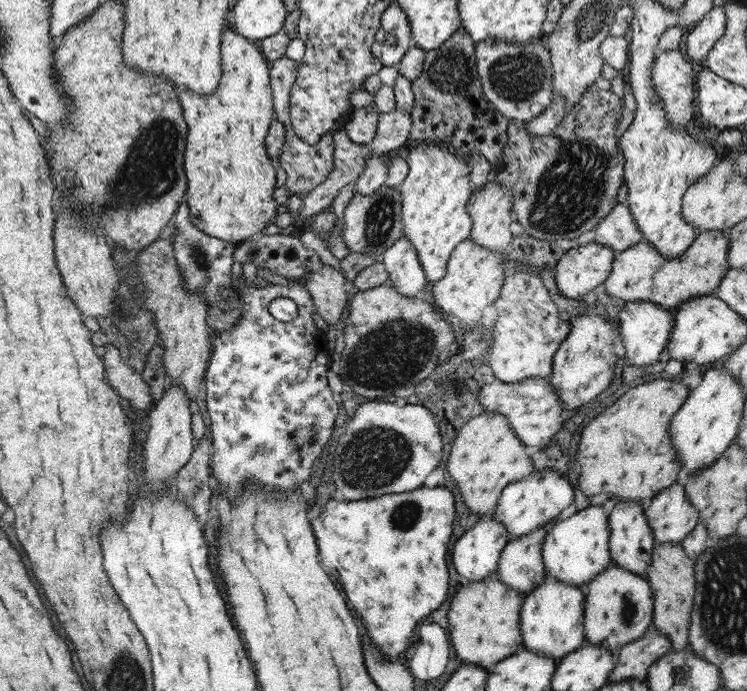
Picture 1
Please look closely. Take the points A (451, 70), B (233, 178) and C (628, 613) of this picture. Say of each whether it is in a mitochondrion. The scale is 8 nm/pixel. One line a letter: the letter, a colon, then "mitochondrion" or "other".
A: mitochondrion
B: other
C: mitochondrion

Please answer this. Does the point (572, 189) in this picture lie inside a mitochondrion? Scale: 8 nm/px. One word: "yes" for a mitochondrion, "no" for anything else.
yes

